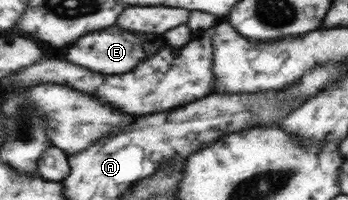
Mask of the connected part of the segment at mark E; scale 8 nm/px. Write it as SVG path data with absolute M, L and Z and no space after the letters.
M112 27L112 29L106 29L106 31L94 31L94 33L78 39L78 43L70 45L68 59L72 63L82 65L82 67L90 67L92 71L98 71L98 73L120 75L120 73L132 71L140 61L148 59L148 49L146 49L148 39L158 41L156 37L140 37L138 33L134 35L130 31L122 31L120 27Z

